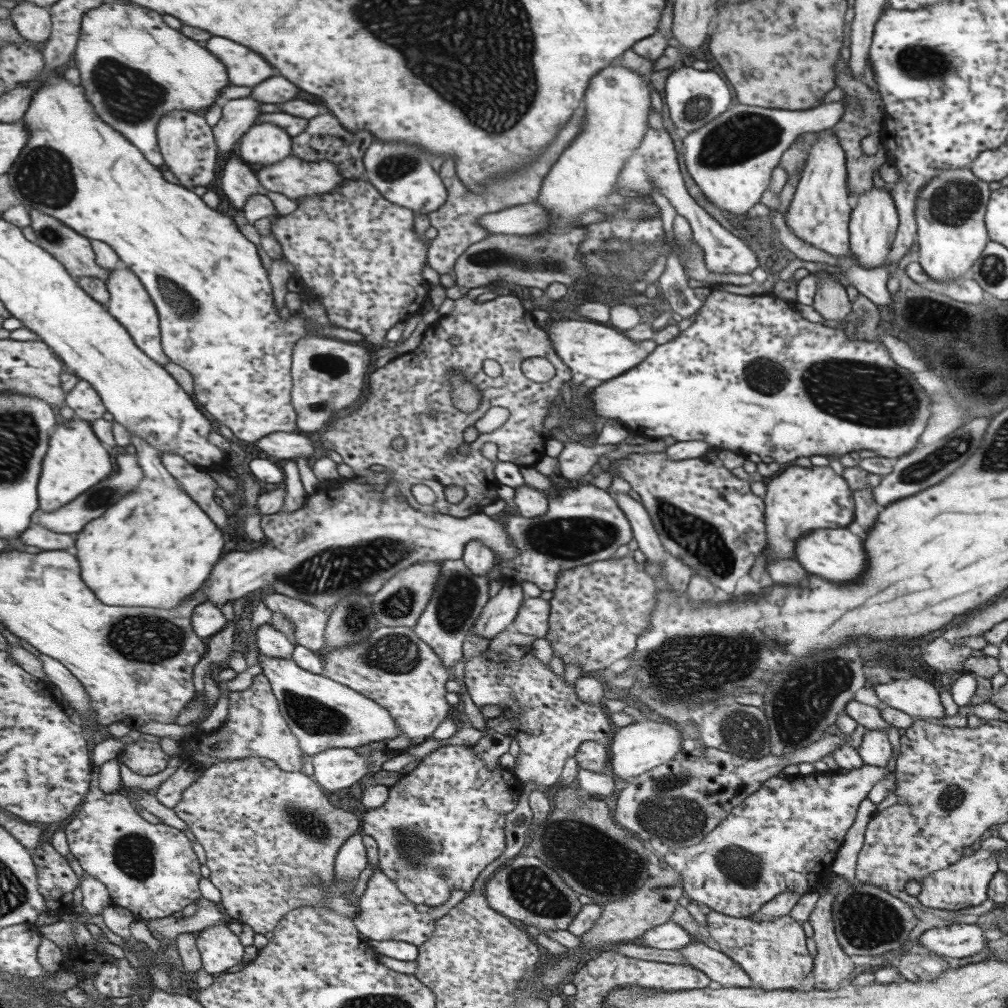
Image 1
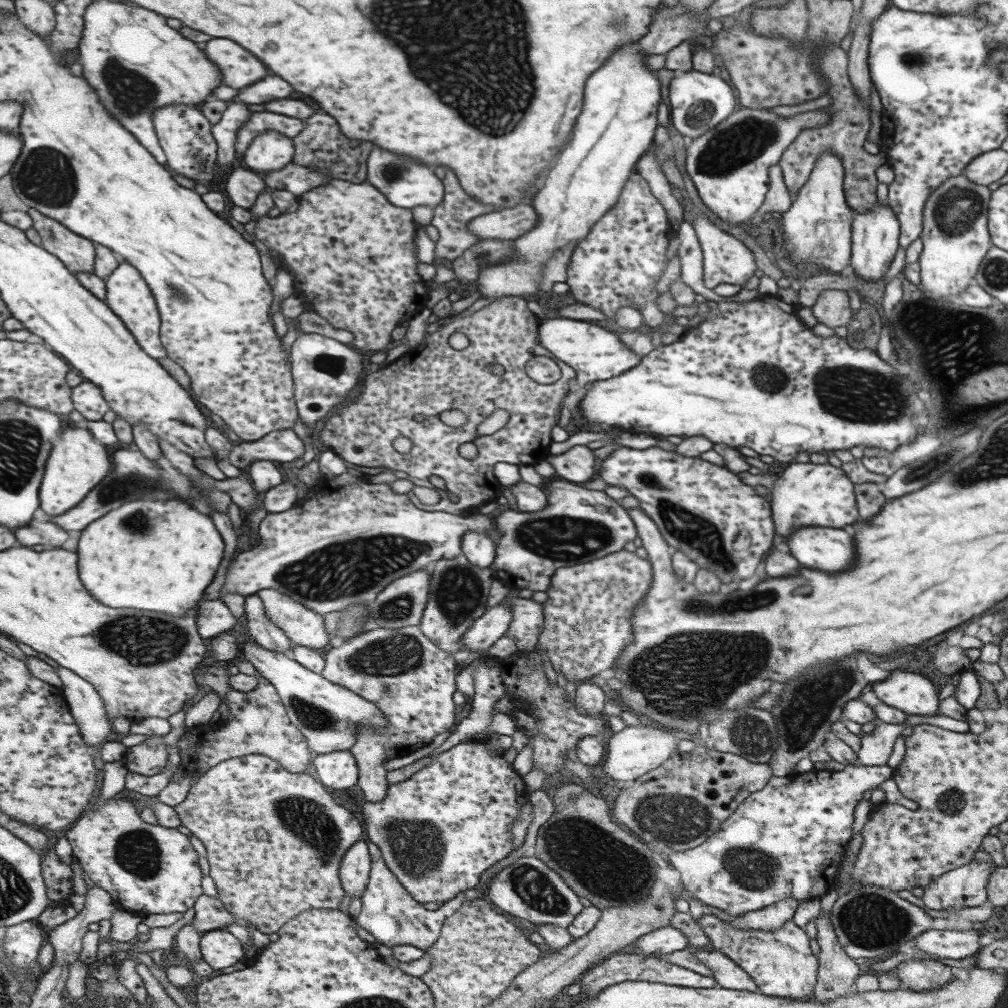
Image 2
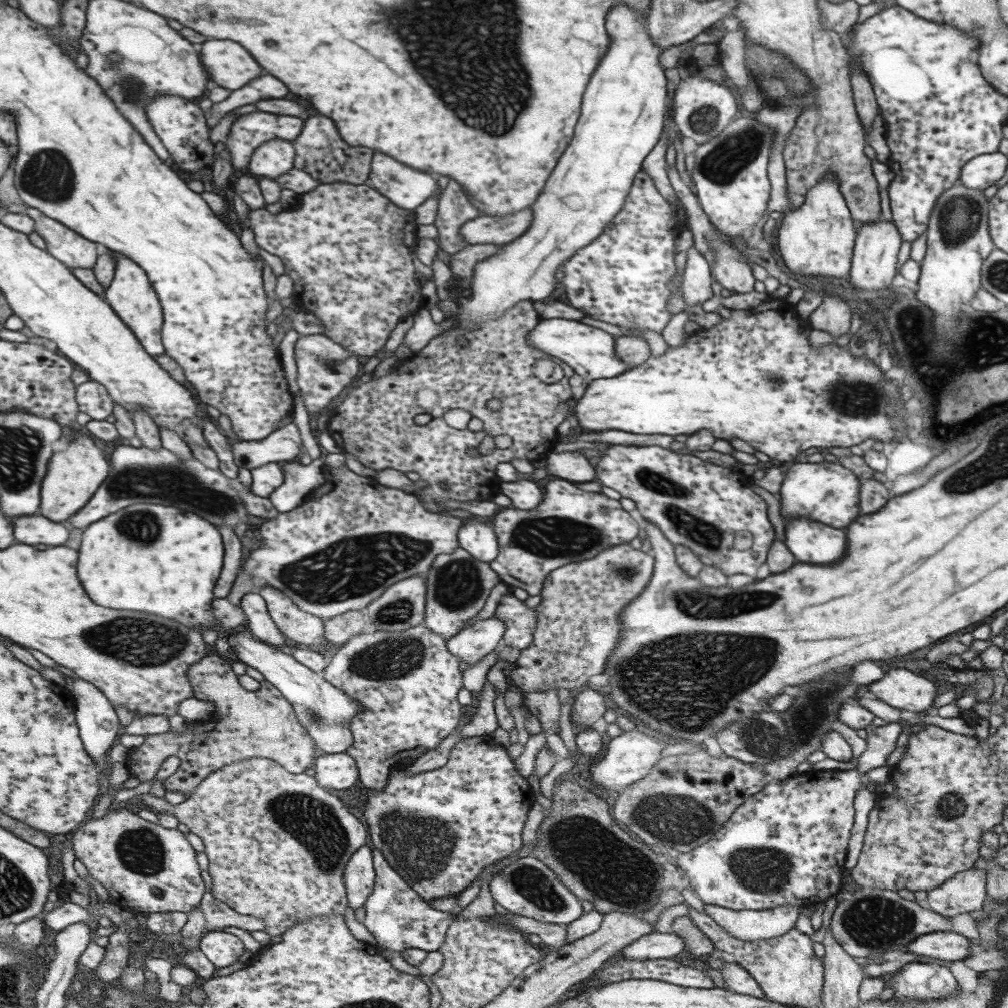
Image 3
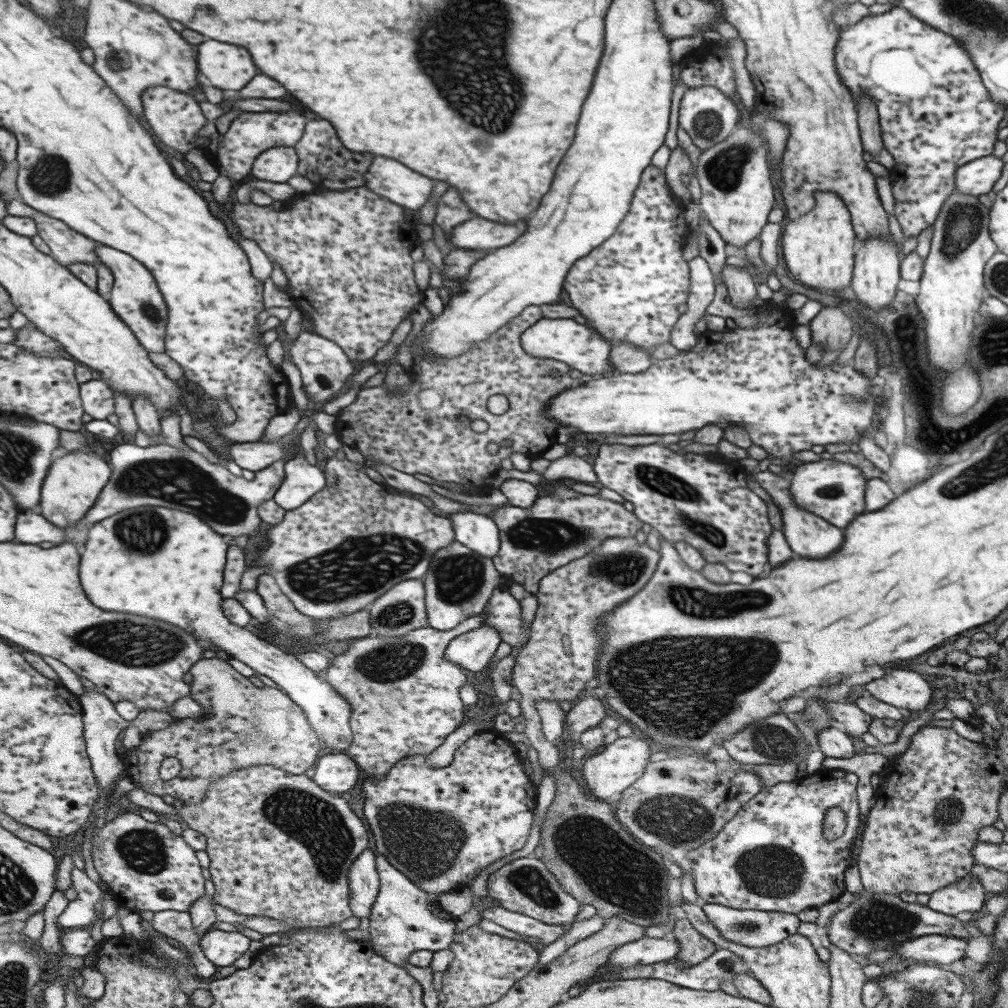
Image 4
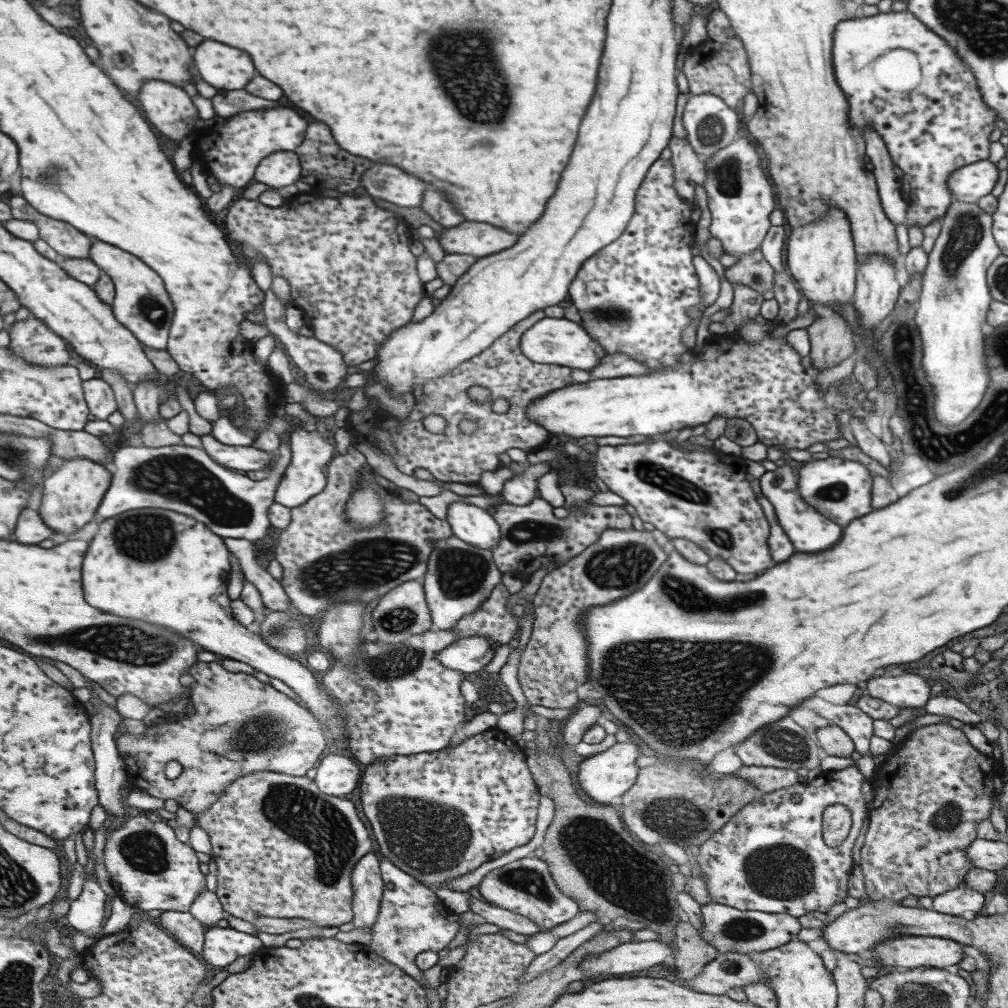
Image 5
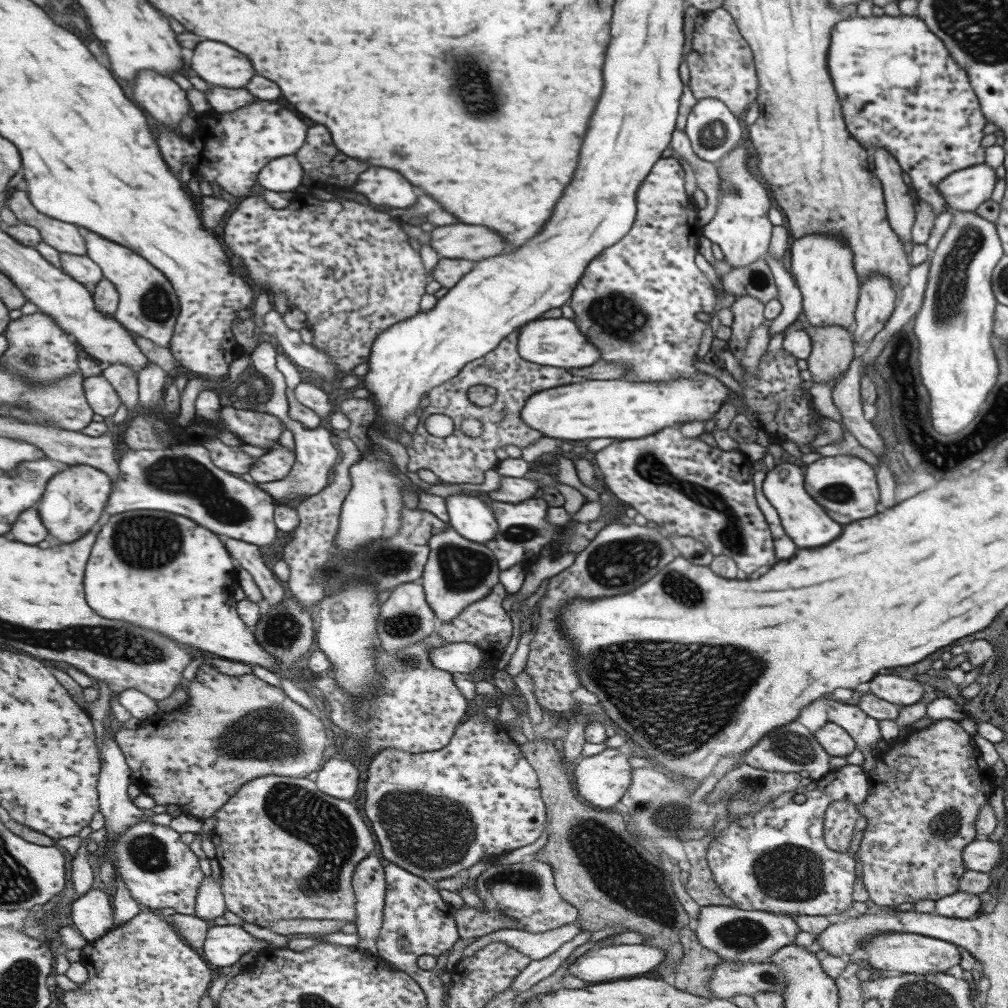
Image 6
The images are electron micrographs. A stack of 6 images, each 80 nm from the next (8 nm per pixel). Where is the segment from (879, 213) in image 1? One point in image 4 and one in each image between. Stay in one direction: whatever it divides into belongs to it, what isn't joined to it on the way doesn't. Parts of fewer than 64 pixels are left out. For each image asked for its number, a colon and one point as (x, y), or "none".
2: (875, 233)
3: (873, 264)
4: (876, 271)

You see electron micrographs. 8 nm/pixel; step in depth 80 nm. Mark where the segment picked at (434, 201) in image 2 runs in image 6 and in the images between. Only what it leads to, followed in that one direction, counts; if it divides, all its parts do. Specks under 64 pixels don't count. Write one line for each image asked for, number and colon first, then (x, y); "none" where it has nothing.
3: (406, 188)
4: (399, 185)
5: (385, 182)
6: (382, 186)

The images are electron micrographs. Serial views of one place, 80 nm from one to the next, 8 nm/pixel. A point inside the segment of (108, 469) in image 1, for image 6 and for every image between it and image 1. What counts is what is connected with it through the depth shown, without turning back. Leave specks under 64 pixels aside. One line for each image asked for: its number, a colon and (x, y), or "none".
2: (79, 462)
3: (74, 475)
4: (75, 481)
5: (78, 487)
6: (75, 500)

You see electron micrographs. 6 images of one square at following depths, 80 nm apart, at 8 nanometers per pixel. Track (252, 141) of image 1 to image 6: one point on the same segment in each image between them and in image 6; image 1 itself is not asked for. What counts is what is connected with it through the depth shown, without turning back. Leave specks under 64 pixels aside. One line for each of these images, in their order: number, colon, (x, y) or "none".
2: (272, 151)
3: (277, 157)
4: (281, 163)
5: (283, 168)
6: (286, 174)

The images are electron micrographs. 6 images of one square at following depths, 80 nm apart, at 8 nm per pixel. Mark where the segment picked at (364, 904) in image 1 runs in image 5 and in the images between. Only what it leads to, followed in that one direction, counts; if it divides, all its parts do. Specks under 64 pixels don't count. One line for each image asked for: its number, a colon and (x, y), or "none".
2: (389, 913)
3: (398, 918)
4: (404, 919)
5: (412, 919)

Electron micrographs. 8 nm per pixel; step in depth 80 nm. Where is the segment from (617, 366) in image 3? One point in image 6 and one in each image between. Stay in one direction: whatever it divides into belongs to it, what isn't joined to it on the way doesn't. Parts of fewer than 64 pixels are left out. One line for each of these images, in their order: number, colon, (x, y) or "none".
4: (565, 340)
5: (559, 341)
6: (552, 342)

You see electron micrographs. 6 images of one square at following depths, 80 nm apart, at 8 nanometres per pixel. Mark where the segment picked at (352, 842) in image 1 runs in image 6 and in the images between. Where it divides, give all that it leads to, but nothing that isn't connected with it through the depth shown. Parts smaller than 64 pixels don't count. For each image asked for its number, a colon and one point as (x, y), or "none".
2: (356, 869)
3: (360, 876)
4: (365, 884)
5: (368, 881)
6: (369, 881)

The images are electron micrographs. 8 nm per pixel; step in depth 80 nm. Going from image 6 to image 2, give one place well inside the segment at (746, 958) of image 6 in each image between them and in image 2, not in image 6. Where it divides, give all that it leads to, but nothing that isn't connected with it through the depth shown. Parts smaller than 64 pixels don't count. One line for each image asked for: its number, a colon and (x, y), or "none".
2: (772, 917)
3: (750, 925)
4: (754, 928)
5: (725, 928)

